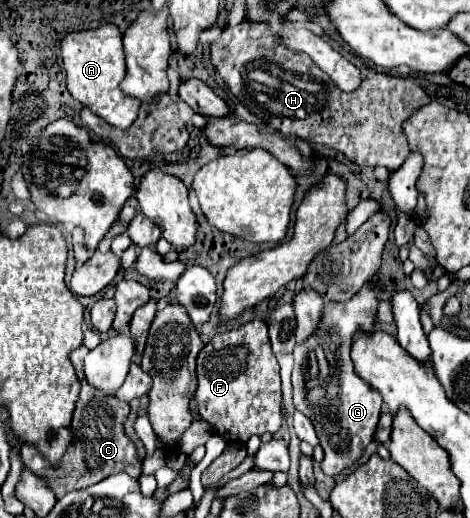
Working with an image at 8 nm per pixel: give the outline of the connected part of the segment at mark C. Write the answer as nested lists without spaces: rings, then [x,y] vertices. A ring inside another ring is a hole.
[[[82,345],[76,351],[72,351],[72,363],[76,365],[78,377],[82,381],[82,391],[80,391],[80,399],[76,403],[76,411],[74,411],[74,419],[72,419],[72,445],[68,447],[62,463],[58,469],[50,467],[44,457],[28,445],[22,445],[22,461],[24,465],[38,477],[46,479],[48,487],[54,491],[56,499],[64,497],[70,491],[76,489],[86,489],[110,475],[116,473],[128,473],[130,477],[138,479],[140,477],[140,461],[136,455],[136,447],[134,443],[126,437],[124,433],[124,421],[128,417],[130,405],[128,403],[120,403],[114,397],[104,397],[100,393],[96,393],[96,389],[92,389],[86,381],[84,381],[84,373],[82,373],[82,359],[88,353],[88,349]]]

